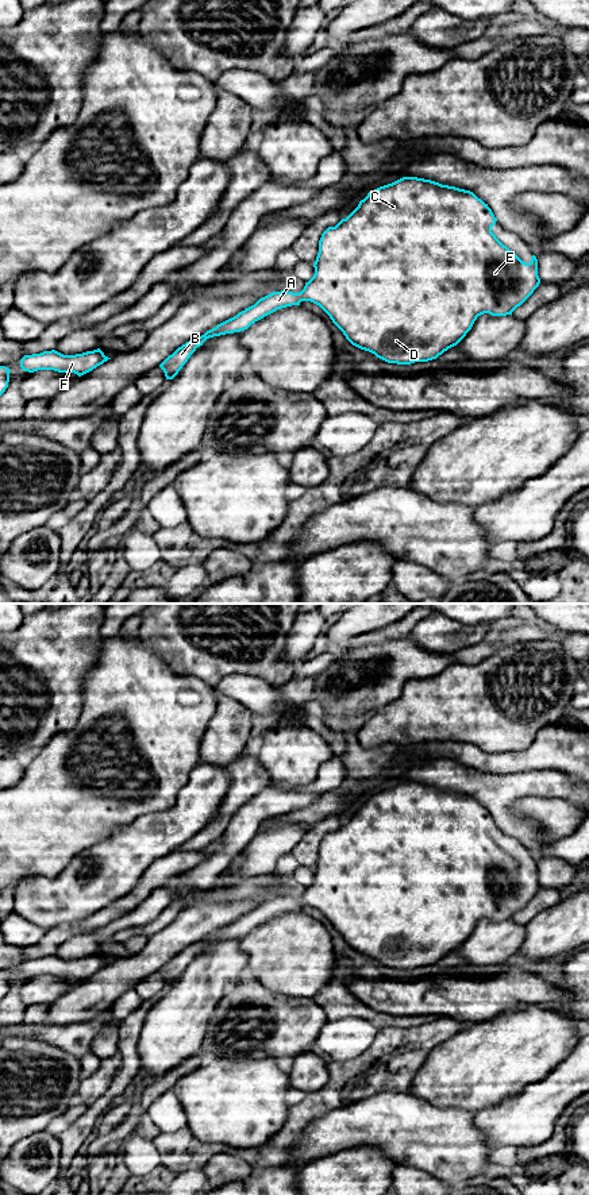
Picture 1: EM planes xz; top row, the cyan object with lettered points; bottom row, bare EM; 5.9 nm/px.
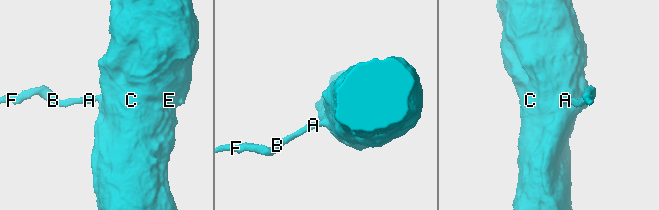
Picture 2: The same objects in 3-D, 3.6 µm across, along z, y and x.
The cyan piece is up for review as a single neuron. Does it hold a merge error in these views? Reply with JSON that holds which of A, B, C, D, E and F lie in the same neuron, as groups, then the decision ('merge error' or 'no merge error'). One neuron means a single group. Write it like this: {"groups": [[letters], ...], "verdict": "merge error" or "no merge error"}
{"groups": [["A", "B", "C", "D", "E", "F"]], "verdict": "no merge error"}

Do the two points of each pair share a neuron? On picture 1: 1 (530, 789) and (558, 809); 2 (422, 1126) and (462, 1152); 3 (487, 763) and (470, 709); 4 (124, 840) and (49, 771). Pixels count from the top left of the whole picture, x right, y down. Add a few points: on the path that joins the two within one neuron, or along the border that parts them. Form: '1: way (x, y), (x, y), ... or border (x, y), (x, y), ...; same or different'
1: border (574, 804), (566, 800), (520, 798), (512, 806); different
2: way (431, 1136), (445, 1149), (453, 1151); same
3: border (453, 740), (473, 743), (485, 751), (515, 751); different
4: border (141, 814), (85, 847); different

